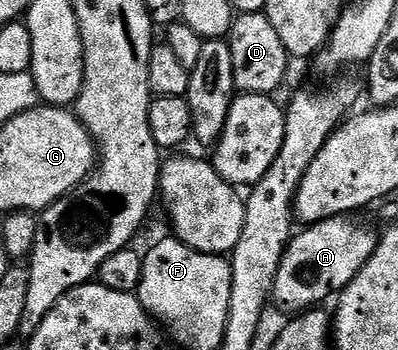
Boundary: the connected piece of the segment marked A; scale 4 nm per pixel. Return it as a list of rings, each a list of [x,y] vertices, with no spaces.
[[[343,215],[341,217],[330,217],[326,221],[318,221],[314,225],[306,225],[301,231],[295,232],[290,239],[290,246],[286,248],[284,259],[280,263],[280,271],[276,275],[276,283],[274,284],[274,292],[272,294],[275,302],[279,301],[286,309],[294,309],[290,311],[305,311],[311,307],[321,306],[322,301],[333,298],[342,292],[344,287],[348,287],[348,283],[352,283],[352,279],[356,279],[356,275],[364,267],[364,263],[368,263],[368,259],[372,259],[372,251],[376,251],[378,246],[379,234],[373,233],[366,225],[354,221],[353,216]]]

